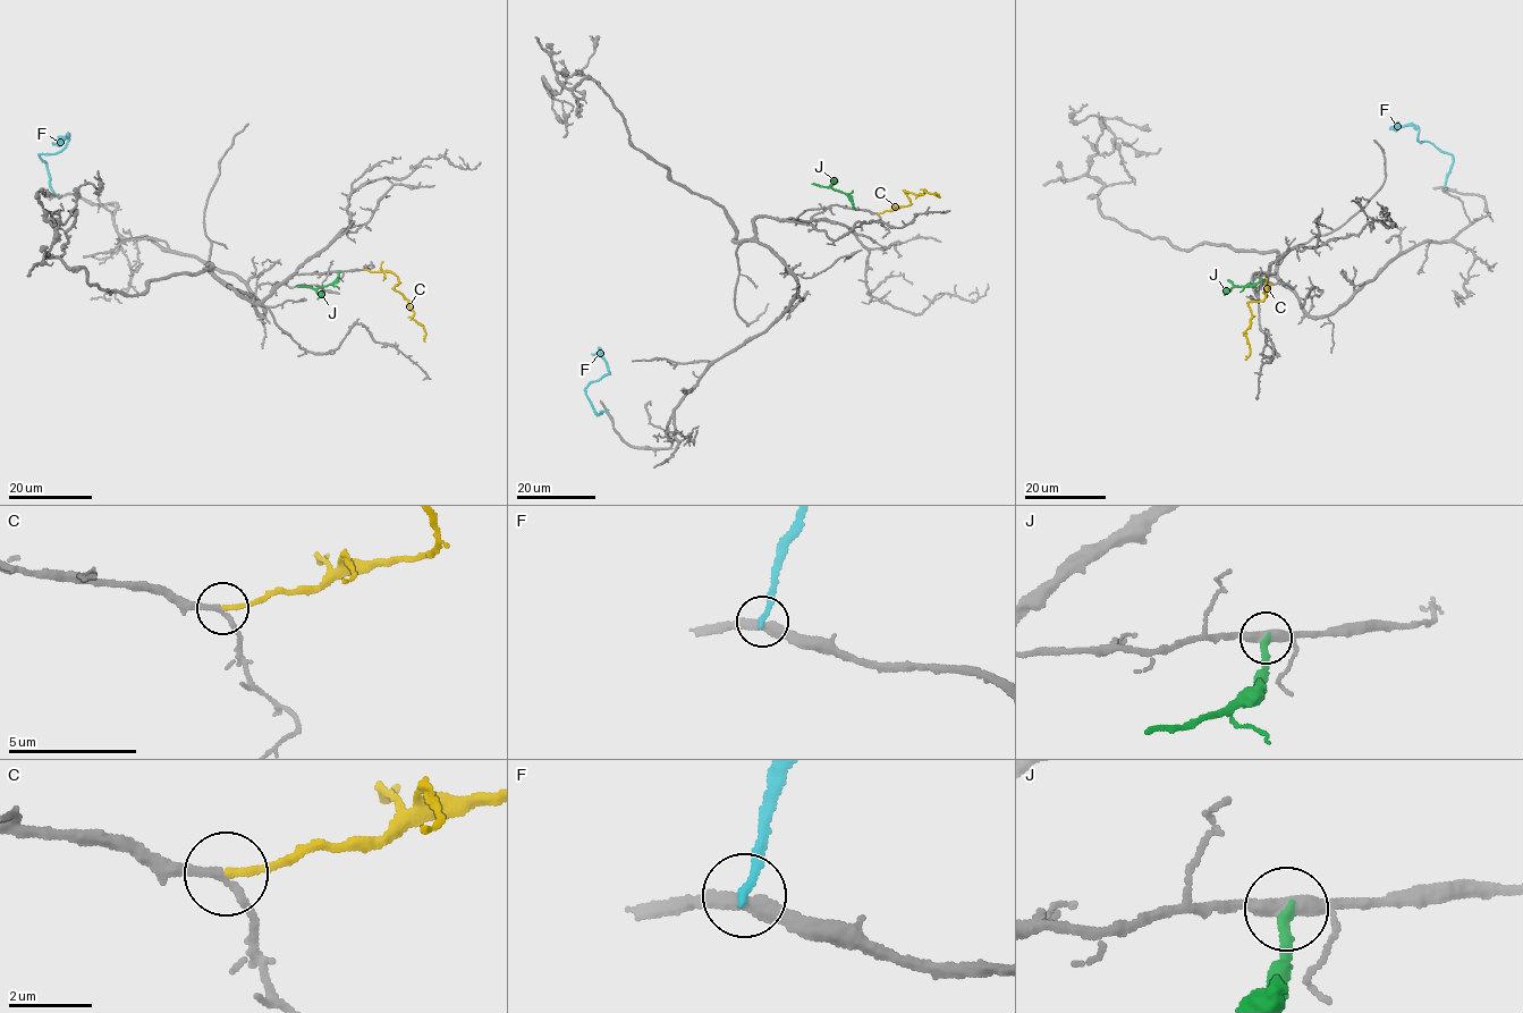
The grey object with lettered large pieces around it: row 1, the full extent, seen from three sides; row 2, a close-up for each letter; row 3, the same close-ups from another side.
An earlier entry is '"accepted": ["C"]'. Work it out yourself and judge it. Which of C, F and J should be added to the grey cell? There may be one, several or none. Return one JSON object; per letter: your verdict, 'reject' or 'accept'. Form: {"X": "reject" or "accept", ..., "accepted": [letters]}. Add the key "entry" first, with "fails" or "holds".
{"entry": "holds", "C": "accept", "F": "reject", "J": "reject", "accepted": ["C"]}

